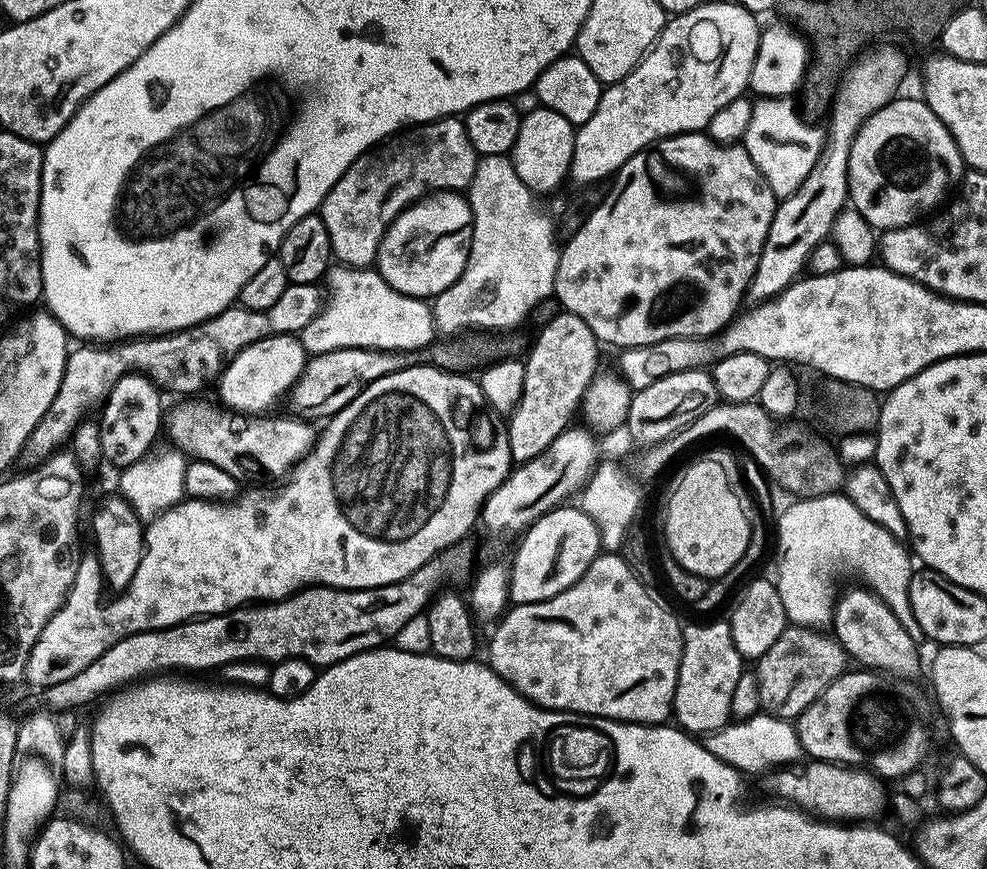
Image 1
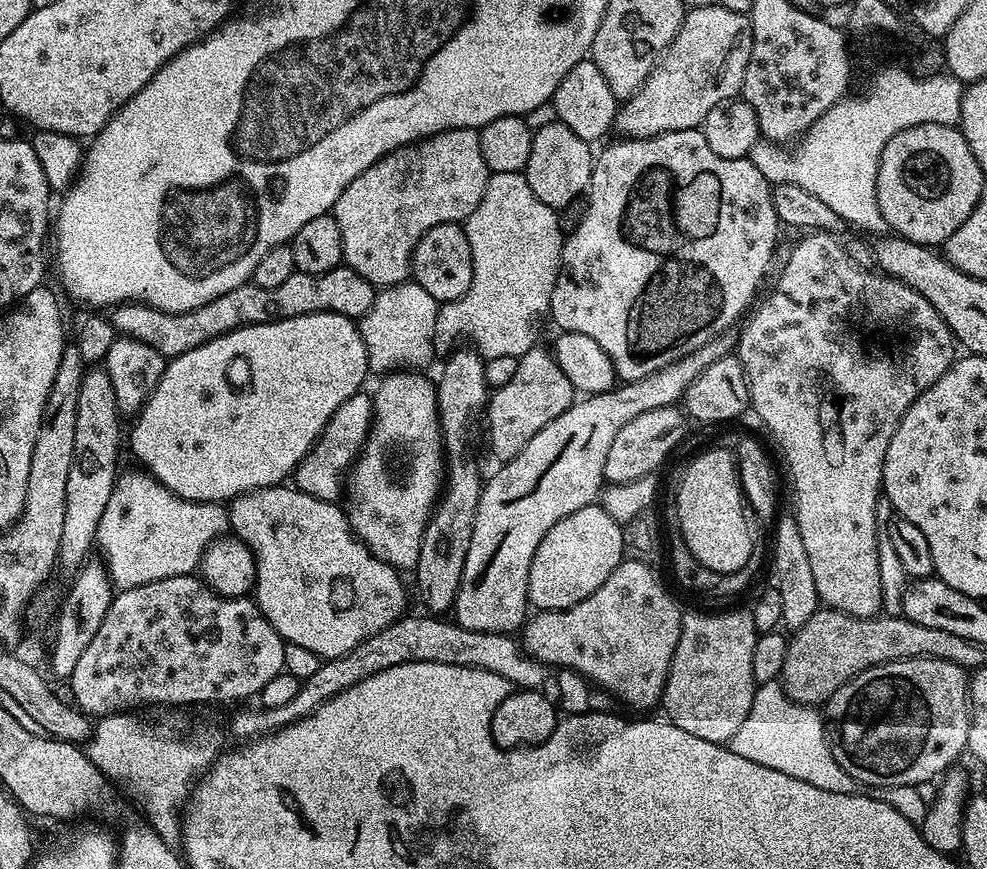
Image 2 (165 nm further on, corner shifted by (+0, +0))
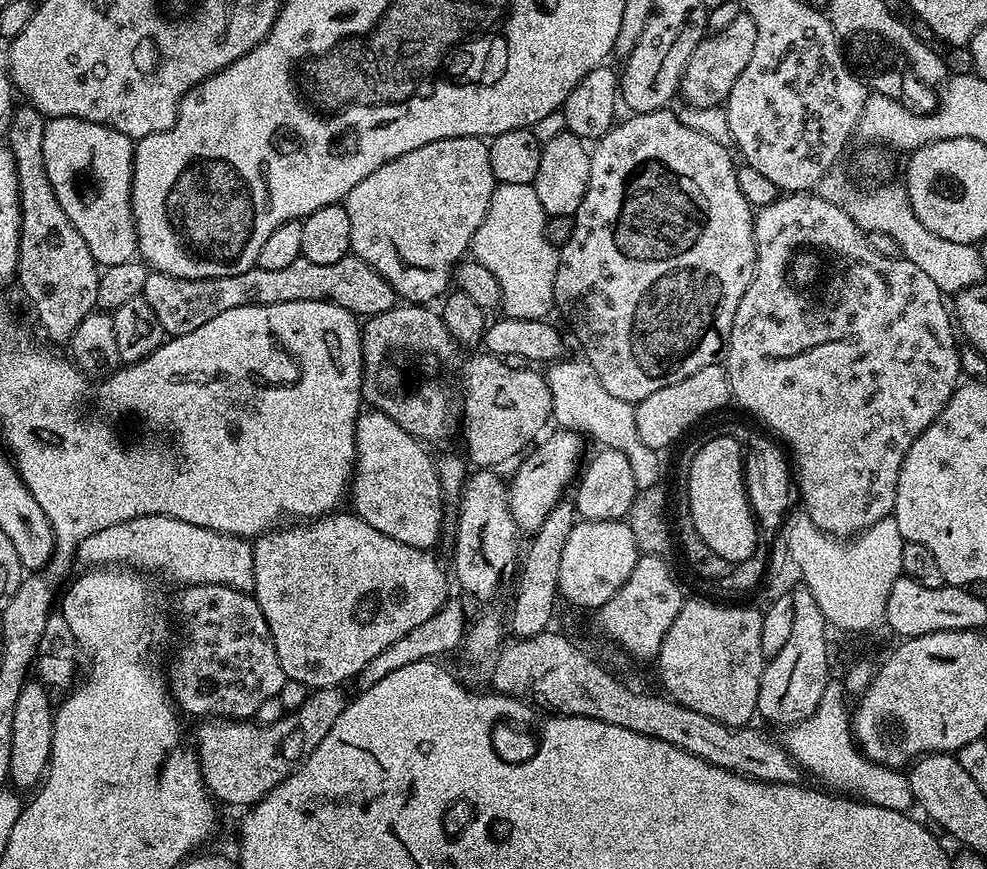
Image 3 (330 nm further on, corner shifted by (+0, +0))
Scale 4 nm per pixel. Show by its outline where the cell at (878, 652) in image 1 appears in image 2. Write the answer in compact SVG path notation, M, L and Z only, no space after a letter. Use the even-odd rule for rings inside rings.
M812 230L801 236L804 237L789 250L768 296L761 295L747 313L743 321L744 329L738 332L734 352L740 357L742 370L746 374L751 411L756 411L757 418L768 427L769 434L776 439L776 444L788 463L788 476L792 479L793 490L796 491L794 515L802 534L802 546L806 546L806 558L810 558L810 571L814 573L814 586L818 586L821 605L865 620L868 616L877 615L884 603L884 583L880 577L878 550L881 533L876 532L876 503L882 500L886 446L890 446L890 438L894 438L898 422L902 422L906 410L910 410L918 394L934 386L934 382L938 382L938 378L946 374L953 360L957 359L958 348L952 332L938 314L938 310L934 310L934 306L930 306L930 302L926 302L926 298L922 298L918 290L906 286L893 276L885 276L879 270L865 270L856 265L847 257L843 243L831 232Z

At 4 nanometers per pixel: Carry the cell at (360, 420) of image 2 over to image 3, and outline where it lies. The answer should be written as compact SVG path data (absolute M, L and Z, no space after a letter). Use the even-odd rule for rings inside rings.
M375 410L361 411L356 420L356 466L354 469L354 487L350 492L350 504L355 515L361 516L374 530L382 530L390 538L406 546L435 549L440 540L440 531L444 528L444 503L446 497L440 479L436 473L437 461L427 452L425 445L411 436L394 418Z

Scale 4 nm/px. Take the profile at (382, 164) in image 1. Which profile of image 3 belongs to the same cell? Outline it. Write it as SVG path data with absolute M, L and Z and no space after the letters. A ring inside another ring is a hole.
M463 136L426 142L426 146L410 150L410 154L402 154L378 166L374 174L366 174L366 178L362 178L362 182L344 197L344 209L350 214L351 255L378 270L401 301L431 305L431 300L439 301L449 291L457 264L465 259L478 226L482 226L482 218L486 218L497 183L494 170L490 170L488 144L481 137Z

